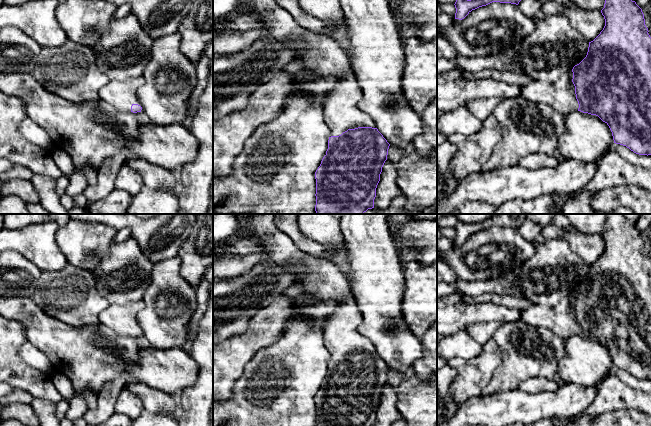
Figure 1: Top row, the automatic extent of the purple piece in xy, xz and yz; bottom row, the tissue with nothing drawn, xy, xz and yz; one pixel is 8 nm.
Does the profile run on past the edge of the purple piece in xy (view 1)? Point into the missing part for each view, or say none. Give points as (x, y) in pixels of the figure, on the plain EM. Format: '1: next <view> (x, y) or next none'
1: next xy (121, 318)

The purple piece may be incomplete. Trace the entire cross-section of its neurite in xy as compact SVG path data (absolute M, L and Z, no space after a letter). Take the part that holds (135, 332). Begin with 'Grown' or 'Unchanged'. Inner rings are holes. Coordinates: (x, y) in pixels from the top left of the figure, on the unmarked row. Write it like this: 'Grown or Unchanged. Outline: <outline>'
Grown. Outline: M143 300L126 305L109 305L99 315L99 323L123 336L143 335L137 315L144 309Z

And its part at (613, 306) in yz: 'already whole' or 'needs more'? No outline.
needs more

